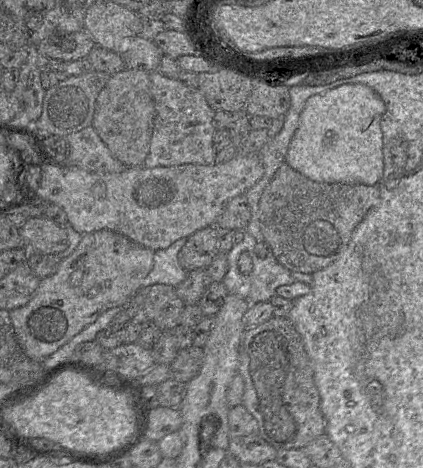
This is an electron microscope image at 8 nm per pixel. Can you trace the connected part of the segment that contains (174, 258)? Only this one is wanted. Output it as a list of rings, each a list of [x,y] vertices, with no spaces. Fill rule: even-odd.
[[[181,238],[167,248],[154,251],[153,267],[142,280],[141,288],[153,284],[166,284],[177,287],[185,280],[189,272],[180,265],[178,253],[186,241],[187,238]]]

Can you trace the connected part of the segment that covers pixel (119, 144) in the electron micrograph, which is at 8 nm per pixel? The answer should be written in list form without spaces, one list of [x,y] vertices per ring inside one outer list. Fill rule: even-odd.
[[[125,67],[112,74],[99,92],[91,126],[117,160],[127,167],[143,166],[149,152],[154,118],[149,72]]]

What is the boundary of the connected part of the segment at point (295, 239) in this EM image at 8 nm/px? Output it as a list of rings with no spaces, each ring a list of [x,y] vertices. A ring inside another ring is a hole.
[[[285,161],[262,193],[260,230],[280,264],[291,272],[313,274],[344,253],[354,230],[379,198],[377,185],[313,181]]]

